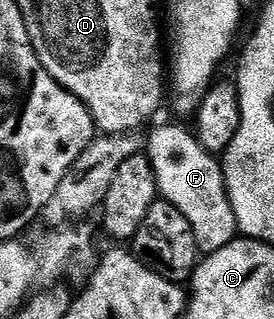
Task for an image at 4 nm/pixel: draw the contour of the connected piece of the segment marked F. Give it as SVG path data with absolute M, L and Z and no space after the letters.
M163 124L153 129L147 136L145 155L155 171L159 196L185 214L196 246L200 253L206 254L221 250L221 246L236 239L235 215L227 197L222 163L207 152L205 146L201 146L198 135L187 128L179 124Z

